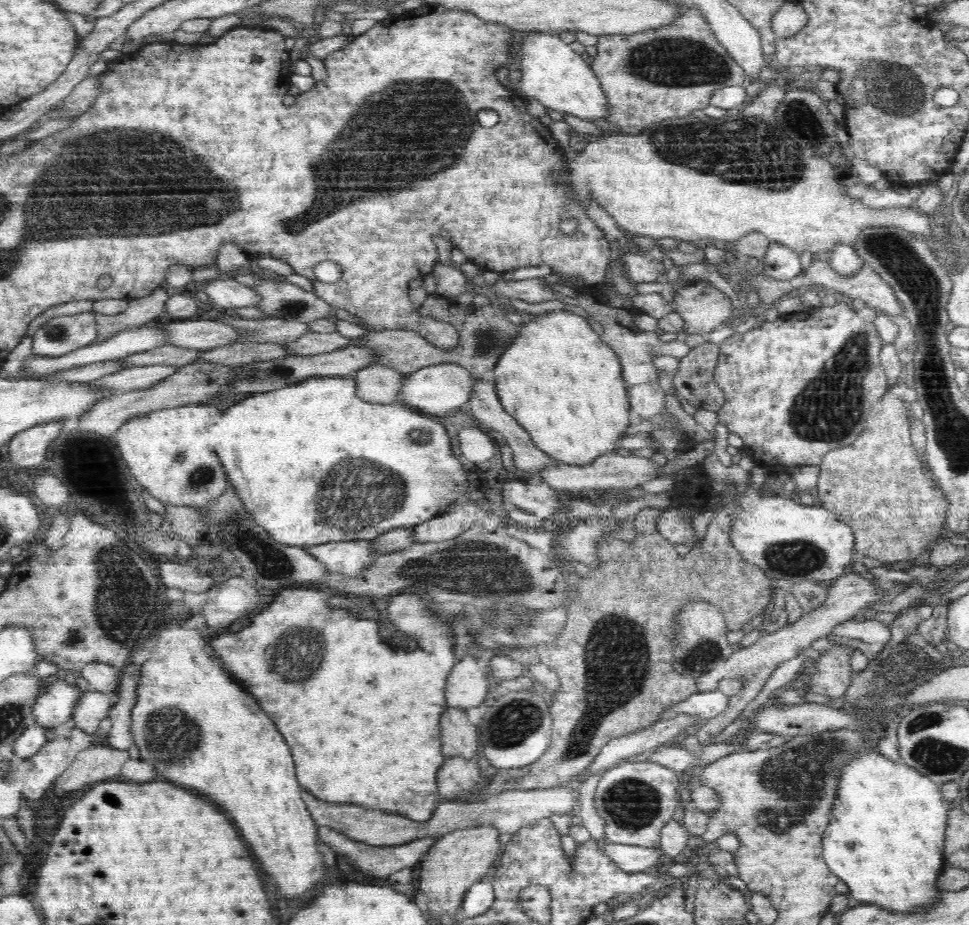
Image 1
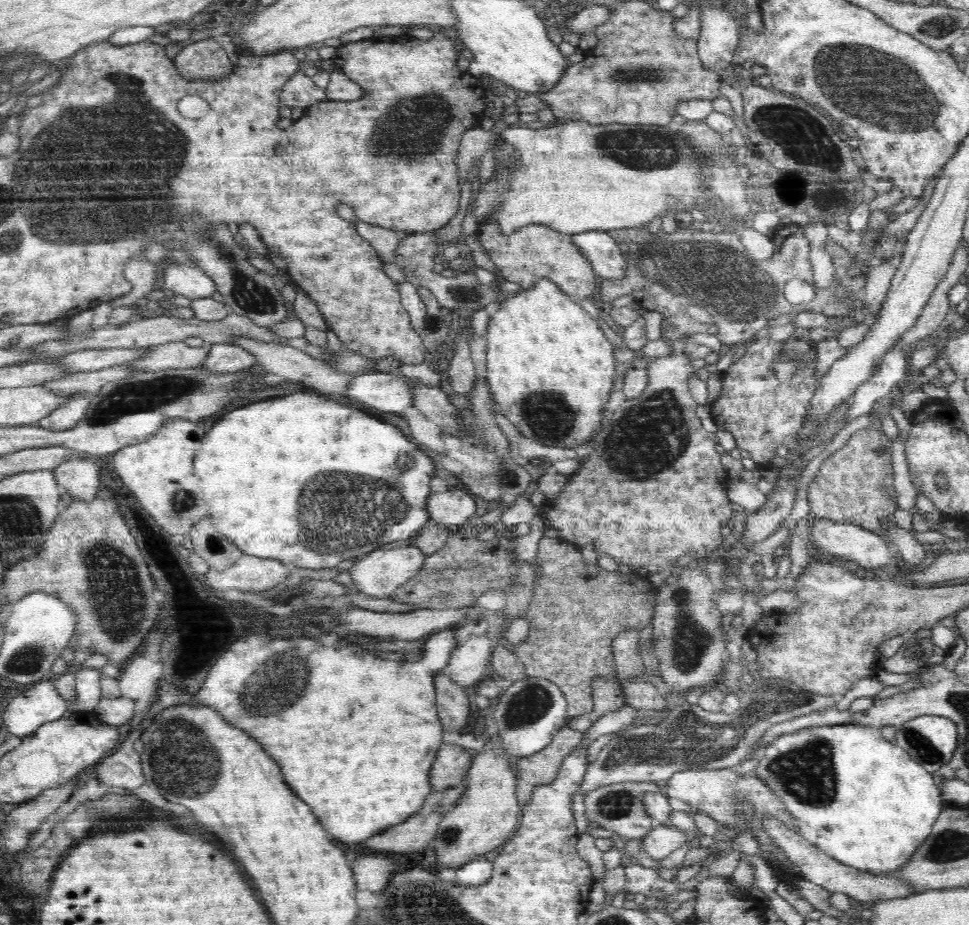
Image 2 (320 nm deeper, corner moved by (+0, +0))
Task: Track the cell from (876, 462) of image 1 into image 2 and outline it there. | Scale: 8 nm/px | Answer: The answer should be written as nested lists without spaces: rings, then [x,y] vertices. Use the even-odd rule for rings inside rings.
[[[868,427],[854,432],[846,444],[830,454],[820,465],[815,478],[807,488],[807,499],[810,503],[811,515],[832,521],[851,522],[855,525],[868,528],[869,531],[880,534],[880,526],[884,520],[892,520],[894,508],[896,508],[896,492],[892,486],[892,468],[890,468],[890,456],[878,456],[876,452],[880,448],[888,448],[890,452],[891,440],[882,432]]]

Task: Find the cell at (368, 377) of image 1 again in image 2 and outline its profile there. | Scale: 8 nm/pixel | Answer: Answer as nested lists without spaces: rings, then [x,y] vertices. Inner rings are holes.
[[[234,337],[229,342],[250,353],[256,359],[256,366],[263,368],[273,379],[281,379],[294,382],[302,382],[306,387],[318,390],[324,394],[343,394],[345,388],[353,378],[358,374],[342,374],[337,372],[331,366],[326,365],[322,360],[313,358],[296,348],[274,344],[273,342],[264,342],[254,340],[250,337]]]

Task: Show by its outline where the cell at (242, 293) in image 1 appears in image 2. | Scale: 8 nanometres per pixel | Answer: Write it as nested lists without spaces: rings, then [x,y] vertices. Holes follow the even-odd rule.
[[[167,259],[168,266],[164,269],[162,282],[164,288],[174,291],[191,300],[211,297],[218,292],[214,281],[198,267],[190,267]],[[171,263],[171,265],[170,265]]]

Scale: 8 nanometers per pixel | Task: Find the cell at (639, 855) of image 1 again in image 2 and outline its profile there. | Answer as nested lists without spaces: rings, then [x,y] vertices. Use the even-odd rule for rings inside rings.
[[[661,824],[656,828],[650,830],[650,833],[643,838],[642,842],[642,852],[645,851],[648,853],[648,856],[654,860],[660,860],[662,858],[666,858],[670,854],[670,852],[674,852],[674,850],[678,850],[678,848],[682,848],[682,846],[687,842],[689,834],[682,832],[682,830],[672,825]]]

